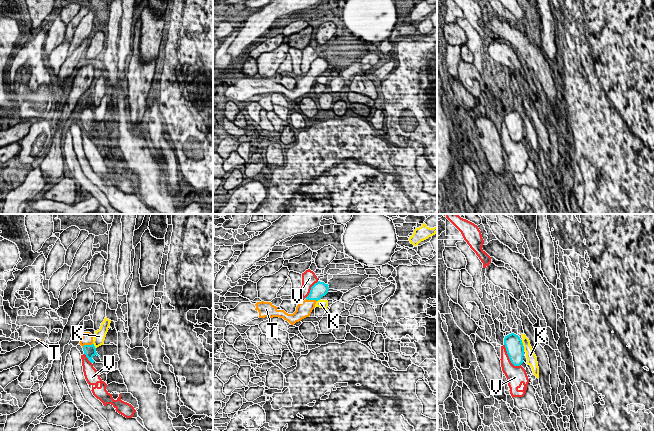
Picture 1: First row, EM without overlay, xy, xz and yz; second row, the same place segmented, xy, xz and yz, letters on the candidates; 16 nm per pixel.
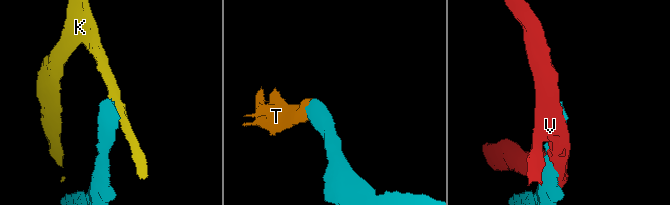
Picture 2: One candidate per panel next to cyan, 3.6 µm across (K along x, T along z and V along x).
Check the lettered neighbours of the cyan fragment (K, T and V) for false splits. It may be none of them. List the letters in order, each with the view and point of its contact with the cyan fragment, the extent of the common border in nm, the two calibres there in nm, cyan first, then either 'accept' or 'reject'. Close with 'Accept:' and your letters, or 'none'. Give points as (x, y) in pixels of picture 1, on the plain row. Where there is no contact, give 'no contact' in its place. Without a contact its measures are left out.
K: meets cyan in yz at (522, 121); contact 180 nm long; 280 nm thick on the cyan side, 160 nm on the other; reject
T: meets cyan in xy at (87, 121); contact 190 nm long; 190 nm thick on the cyan side, 190 nm on the other; accept
V: meets cyan in yz at (509, 133); contact 440 nm long; 280 nm thick on the cyan side, 240 nm on the other; reject
Accept: T

